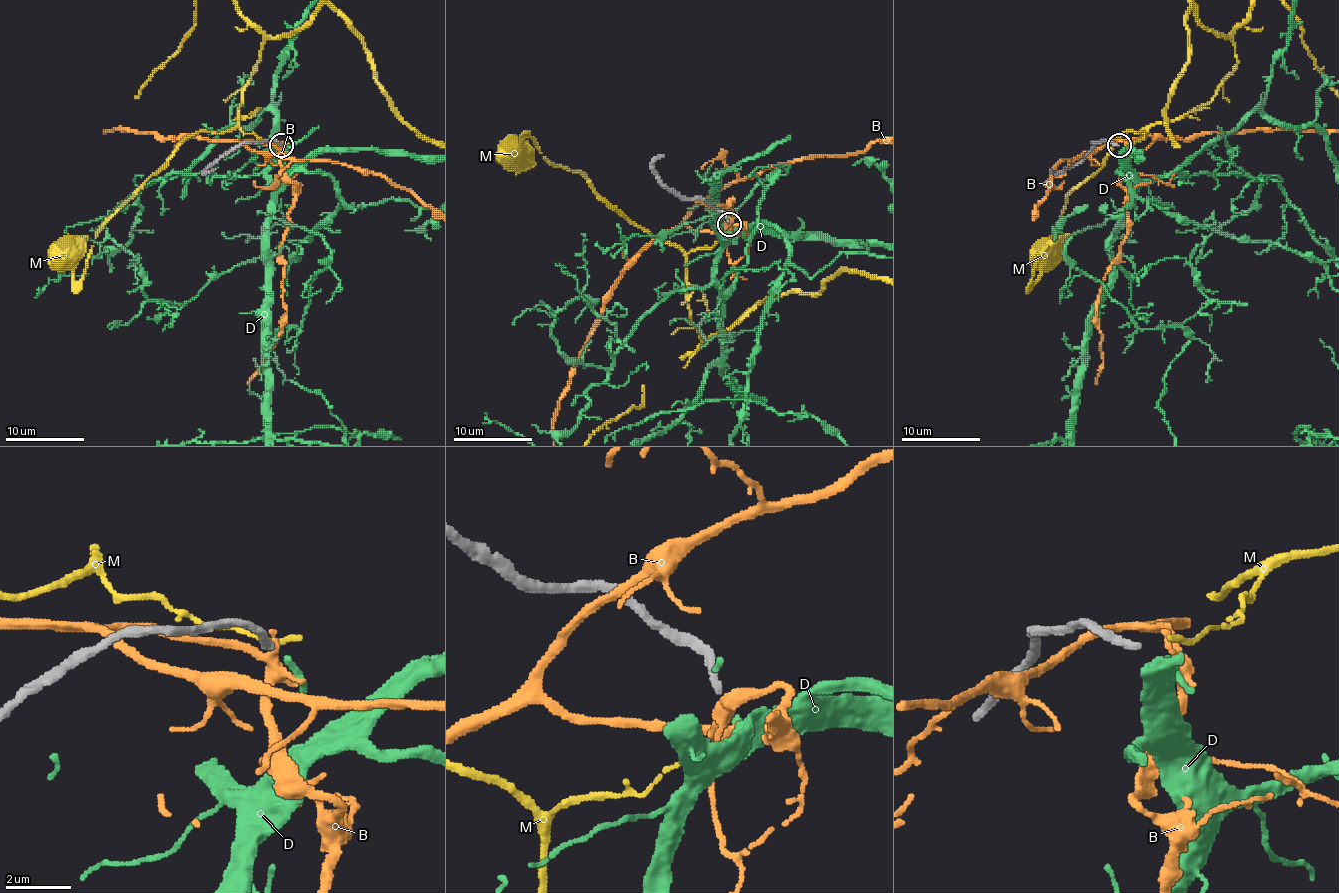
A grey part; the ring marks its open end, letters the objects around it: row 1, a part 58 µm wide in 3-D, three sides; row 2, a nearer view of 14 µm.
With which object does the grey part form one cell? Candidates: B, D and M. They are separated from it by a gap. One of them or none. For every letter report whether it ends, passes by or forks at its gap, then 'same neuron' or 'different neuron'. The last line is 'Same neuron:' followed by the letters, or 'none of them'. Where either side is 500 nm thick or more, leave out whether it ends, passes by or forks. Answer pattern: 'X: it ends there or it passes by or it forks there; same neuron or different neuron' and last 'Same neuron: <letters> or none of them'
B: it ends there; different neuron
D: it ends there; same neuron
M: it ends there; different neuron
Same neuron: D

